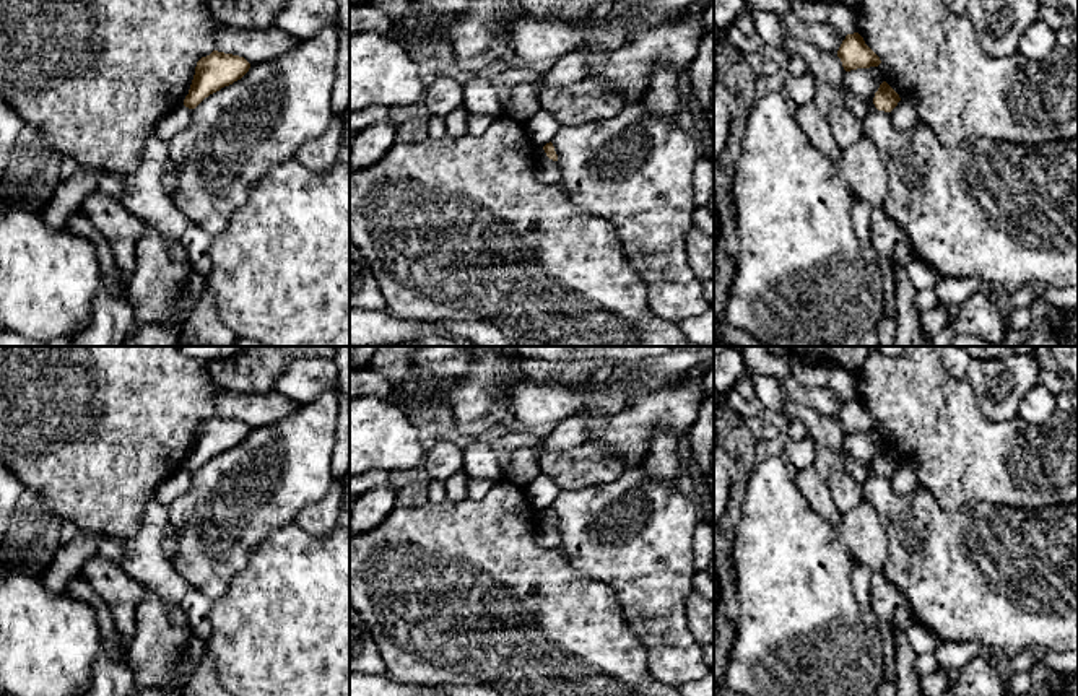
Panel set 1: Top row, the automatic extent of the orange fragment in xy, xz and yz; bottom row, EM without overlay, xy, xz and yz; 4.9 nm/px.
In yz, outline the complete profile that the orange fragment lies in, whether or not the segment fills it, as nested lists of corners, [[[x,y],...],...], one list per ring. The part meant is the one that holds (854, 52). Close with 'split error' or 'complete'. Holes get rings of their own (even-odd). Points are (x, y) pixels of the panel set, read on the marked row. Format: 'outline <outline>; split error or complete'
outline [[[858,33],[845,36],[837,50],[837,57],[845,72],[878,67],[881,63],[880,57],[865,44]]]; complete

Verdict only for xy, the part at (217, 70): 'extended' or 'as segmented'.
as segmented

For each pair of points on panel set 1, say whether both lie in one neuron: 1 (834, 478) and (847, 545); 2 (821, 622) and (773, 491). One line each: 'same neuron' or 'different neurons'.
1: different neurons
2: same neuron

